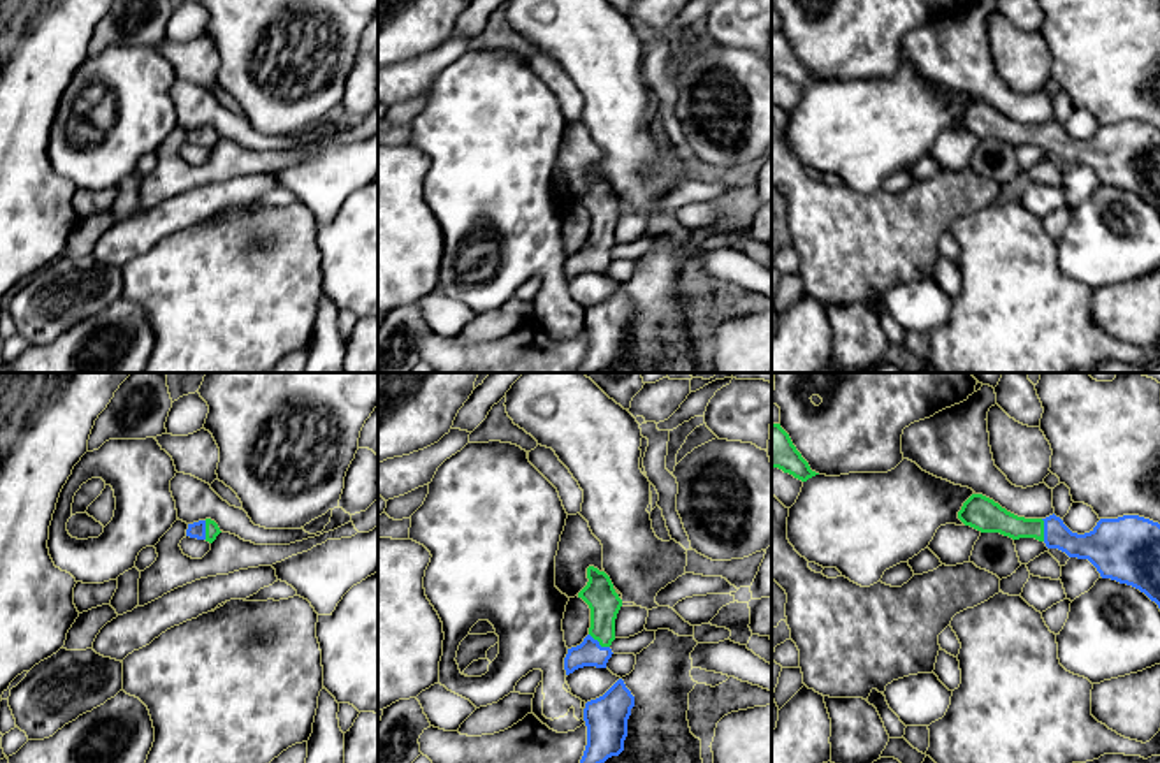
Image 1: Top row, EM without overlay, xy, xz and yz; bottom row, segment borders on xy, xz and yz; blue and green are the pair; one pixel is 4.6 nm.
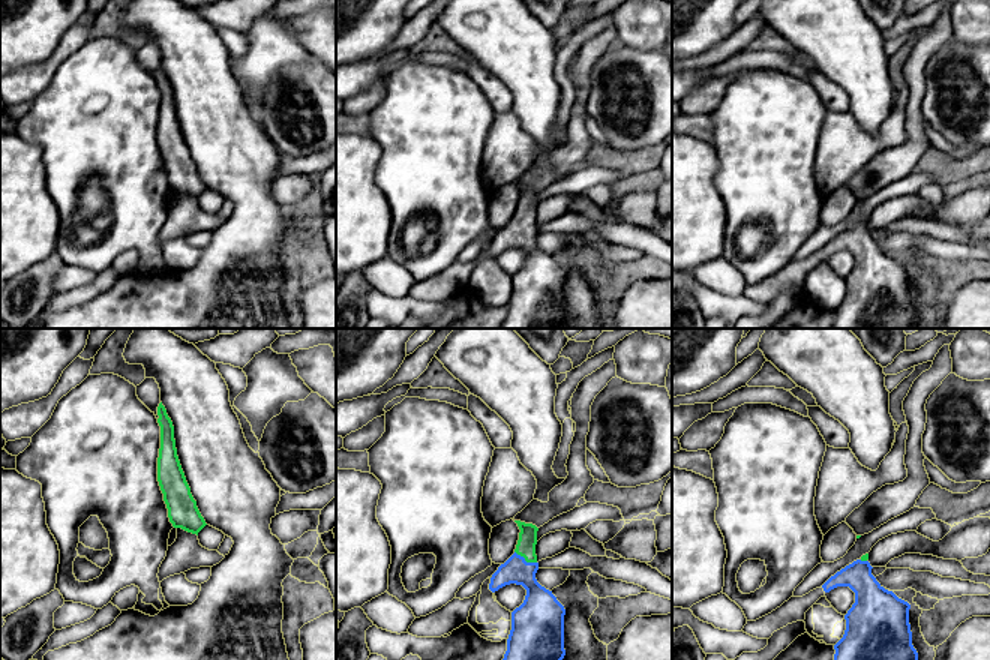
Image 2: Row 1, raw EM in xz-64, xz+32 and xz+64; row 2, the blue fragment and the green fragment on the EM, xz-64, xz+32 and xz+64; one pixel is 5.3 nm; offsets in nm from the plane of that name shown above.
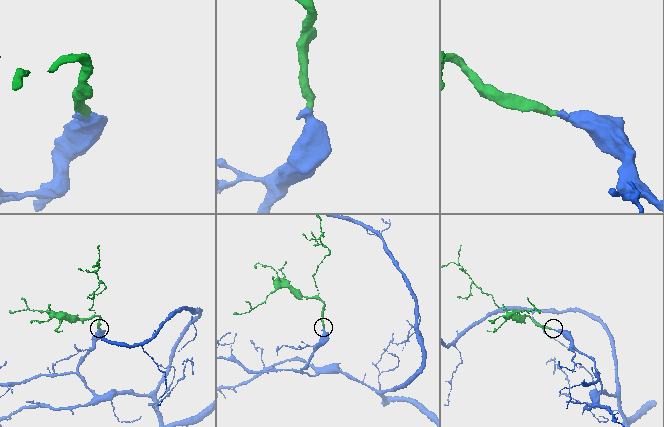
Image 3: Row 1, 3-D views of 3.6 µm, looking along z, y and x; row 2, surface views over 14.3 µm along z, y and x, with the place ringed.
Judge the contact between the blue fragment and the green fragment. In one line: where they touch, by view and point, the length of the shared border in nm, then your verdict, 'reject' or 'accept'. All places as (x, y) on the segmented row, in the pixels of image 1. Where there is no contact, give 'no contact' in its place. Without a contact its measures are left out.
meets blue in xz at (598, 644); contact 120 nm long; accept

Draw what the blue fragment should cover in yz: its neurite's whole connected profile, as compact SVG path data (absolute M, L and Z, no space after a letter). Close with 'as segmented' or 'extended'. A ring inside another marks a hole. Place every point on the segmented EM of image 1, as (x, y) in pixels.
M972 494L958 519L981 533L1000 533L1012 540L1035 538L1069 557L1088 559L1102 578L1132 585L1160 608L1160 524L1139 515L1100 519L1084 534L1072 533L1055 513L1025 519L982 494Z; extended

